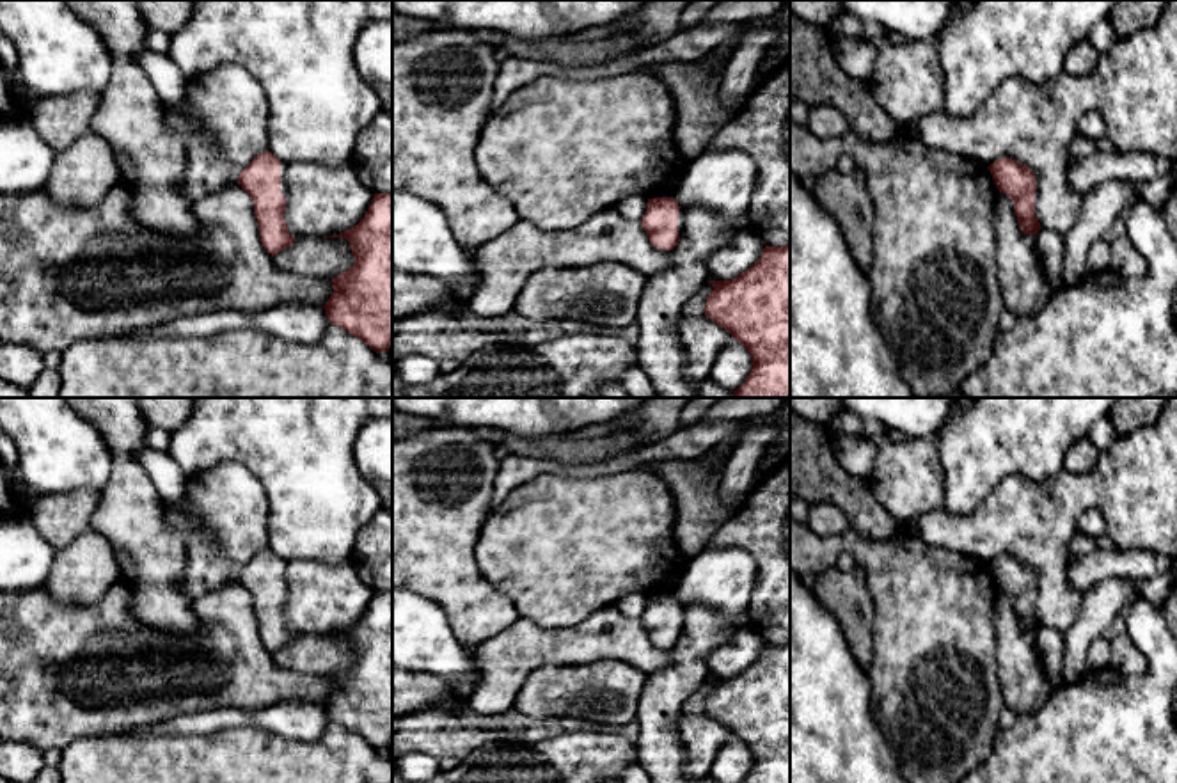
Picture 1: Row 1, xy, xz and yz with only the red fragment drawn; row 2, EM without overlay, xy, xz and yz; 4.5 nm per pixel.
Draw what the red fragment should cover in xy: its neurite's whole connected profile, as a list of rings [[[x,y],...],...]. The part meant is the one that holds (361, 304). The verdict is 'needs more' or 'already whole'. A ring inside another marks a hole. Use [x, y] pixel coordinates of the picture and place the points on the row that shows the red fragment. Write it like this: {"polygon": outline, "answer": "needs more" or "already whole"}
{"polygon": [[[375,194],[355,227],[323,238],[346,238],[355,257],[350,270],[332,277],[334,293],[323,305],[328,321],[362,339],[376,353],[389,352],[392,346],[392,195]]], "answer": "already whole"}

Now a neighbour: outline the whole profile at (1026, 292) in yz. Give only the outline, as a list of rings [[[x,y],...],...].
[[[998,190],[998,279],[1005,307],[1017,318],[1039,314],[1053,298],[1055,288],[1042,272],[1035,234],[1024,234],[1012,199]]]

